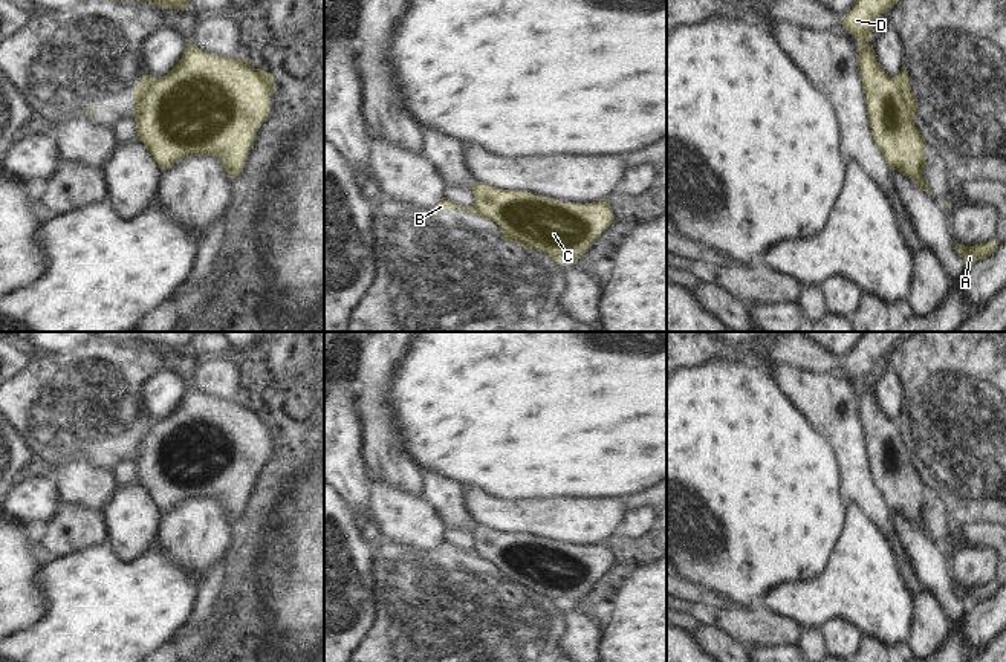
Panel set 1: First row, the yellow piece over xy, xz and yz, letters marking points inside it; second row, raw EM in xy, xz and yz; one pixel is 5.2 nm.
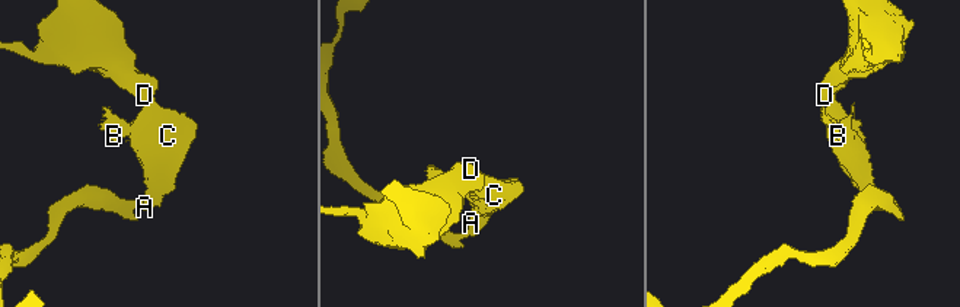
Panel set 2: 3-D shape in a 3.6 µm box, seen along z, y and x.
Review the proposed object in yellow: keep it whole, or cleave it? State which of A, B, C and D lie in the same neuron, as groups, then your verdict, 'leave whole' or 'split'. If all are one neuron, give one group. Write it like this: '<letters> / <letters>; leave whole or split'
A C D / B; split

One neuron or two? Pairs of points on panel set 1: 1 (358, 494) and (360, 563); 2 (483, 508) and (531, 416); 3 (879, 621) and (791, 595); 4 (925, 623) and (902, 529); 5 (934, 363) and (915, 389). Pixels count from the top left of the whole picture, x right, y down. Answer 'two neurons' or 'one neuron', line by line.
1: two neurons
2: two neurons
3: one neuron
4: two neurons
5: one neuron

